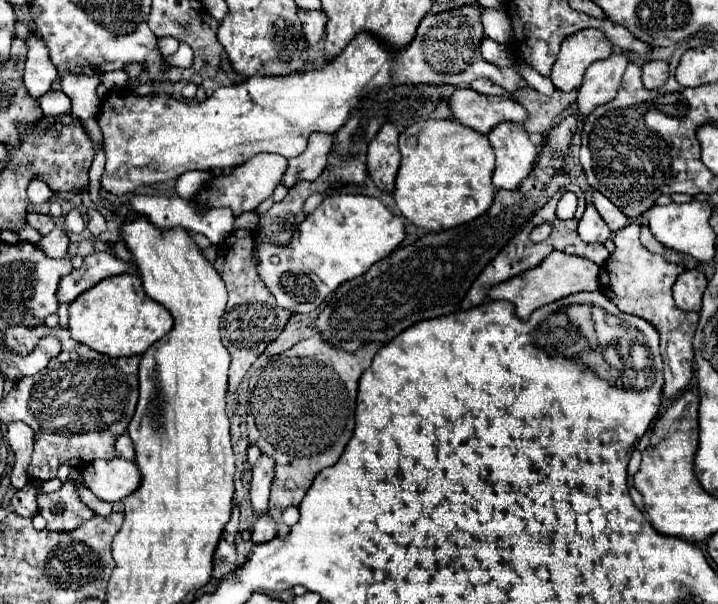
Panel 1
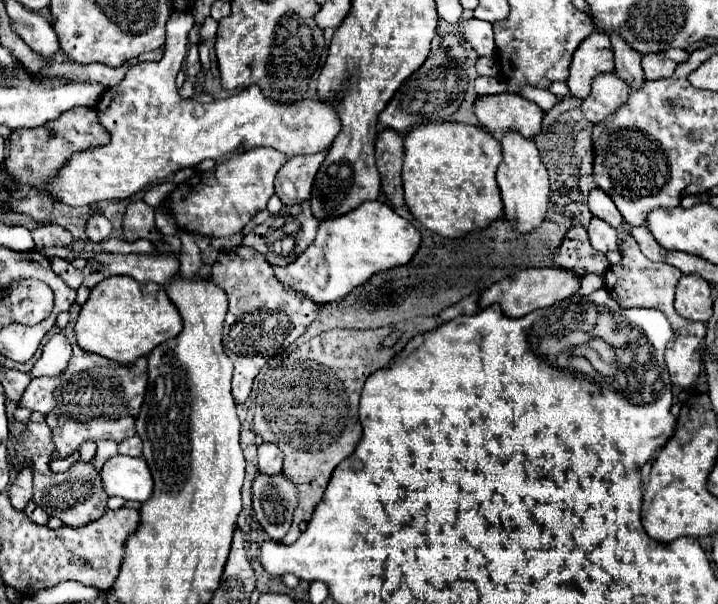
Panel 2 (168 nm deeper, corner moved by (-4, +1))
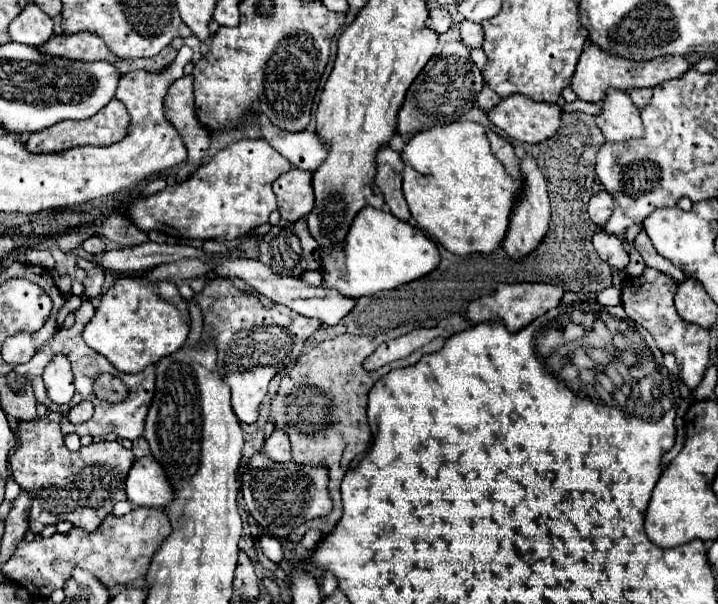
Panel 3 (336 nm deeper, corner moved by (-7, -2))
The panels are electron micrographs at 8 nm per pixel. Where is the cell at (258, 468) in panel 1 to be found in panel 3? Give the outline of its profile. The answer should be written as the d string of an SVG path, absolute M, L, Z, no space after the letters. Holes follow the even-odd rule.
M274 429L270 437L266 437L264 443L264 453L274 459L274 461L290 461L290 441L288 441L288 433L284 429Z

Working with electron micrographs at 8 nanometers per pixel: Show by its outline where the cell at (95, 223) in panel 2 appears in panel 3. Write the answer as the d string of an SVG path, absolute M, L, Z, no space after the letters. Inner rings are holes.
M90 237L90 239L86 239L86 241L82 243L82 247L84 247L84 251L90 253L90 255L104 253L104 249L106 249L106 245L104 245L104 241L102 241L100 237Z

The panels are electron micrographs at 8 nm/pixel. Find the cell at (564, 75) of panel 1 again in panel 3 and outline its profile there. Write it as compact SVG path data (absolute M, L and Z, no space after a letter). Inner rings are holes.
M586 43L582 55L580 55L580 61L578 61L578 67L576 67L576 73L572 77L572 89L574 93L582 99L582 101L592 101L592 103L600 103L604 101L606 97L606 91L612 87L612 89L618 89L618 91L630 91L634 87L656 87L658 83L662 81L668 81L668 79L676 79L680 77L682 73L686 73L690 67L692 67L694 59L690 57L656 57L652 61L644 61L644 63L636 63L636 61L630 61L630 59L624 59L624 57L612 57L610 53L606 51L600 51L596 45L592 43Z

